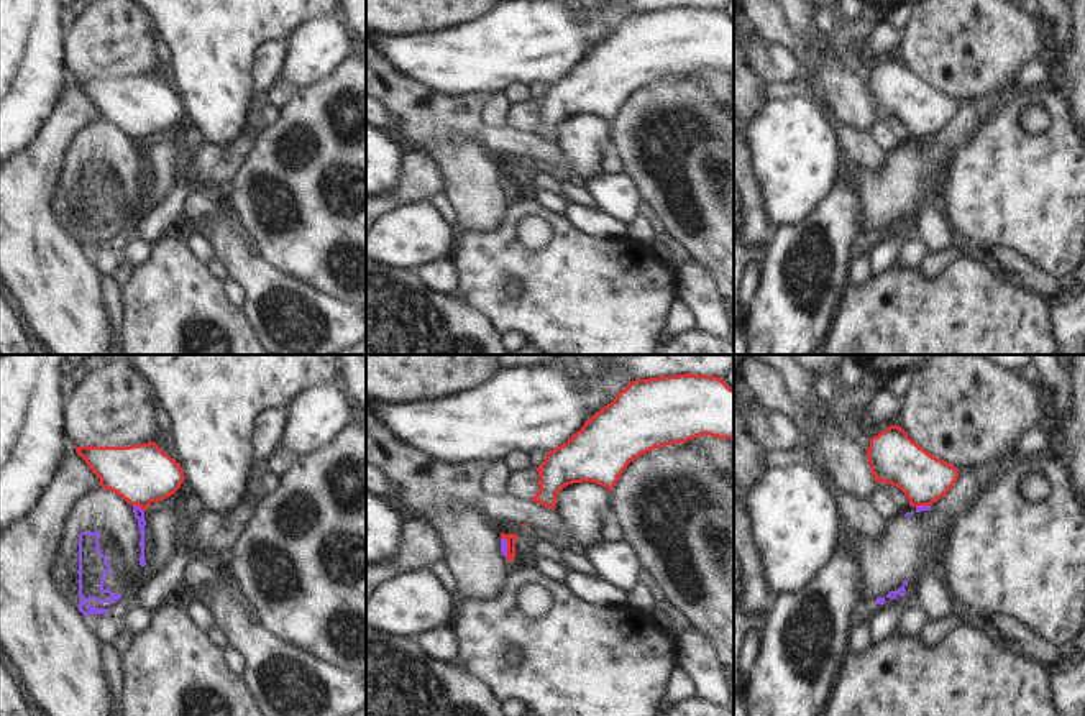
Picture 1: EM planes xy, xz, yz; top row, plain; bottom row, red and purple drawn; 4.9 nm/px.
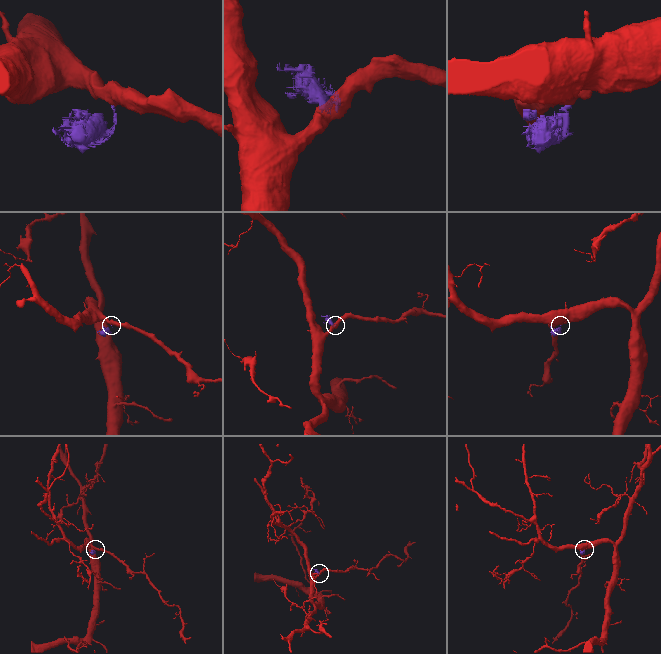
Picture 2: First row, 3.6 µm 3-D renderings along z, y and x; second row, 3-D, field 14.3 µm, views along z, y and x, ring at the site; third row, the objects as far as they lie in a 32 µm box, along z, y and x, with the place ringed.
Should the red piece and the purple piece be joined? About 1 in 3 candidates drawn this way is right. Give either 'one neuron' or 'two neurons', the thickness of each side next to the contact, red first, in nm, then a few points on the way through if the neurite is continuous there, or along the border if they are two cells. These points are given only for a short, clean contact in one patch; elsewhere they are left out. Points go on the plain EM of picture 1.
two neurons | 300/50 nm | along xy (133, 137), (143, 143)

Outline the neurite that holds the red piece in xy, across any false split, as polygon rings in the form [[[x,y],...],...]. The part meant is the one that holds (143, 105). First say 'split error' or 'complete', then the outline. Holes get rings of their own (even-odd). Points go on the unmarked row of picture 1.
complete; [[[154,74],[130,79],[74,79],[100,112],[100,118],[121,128],[128,136],[143,143],[151,135],[174,126],[184,115],[181,97],[164,85]]]

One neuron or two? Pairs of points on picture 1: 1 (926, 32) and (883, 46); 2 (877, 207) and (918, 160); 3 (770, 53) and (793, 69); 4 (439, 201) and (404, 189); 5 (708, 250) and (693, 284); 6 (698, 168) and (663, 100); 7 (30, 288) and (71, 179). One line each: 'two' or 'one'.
1: two
2: one
3: one
4: two
5: two
6: one
7: two

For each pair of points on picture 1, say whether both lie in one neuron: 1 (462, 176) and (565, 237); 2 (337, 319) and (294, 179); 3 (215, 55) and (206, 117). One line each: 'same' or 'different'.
1: different
2: different
3: same

